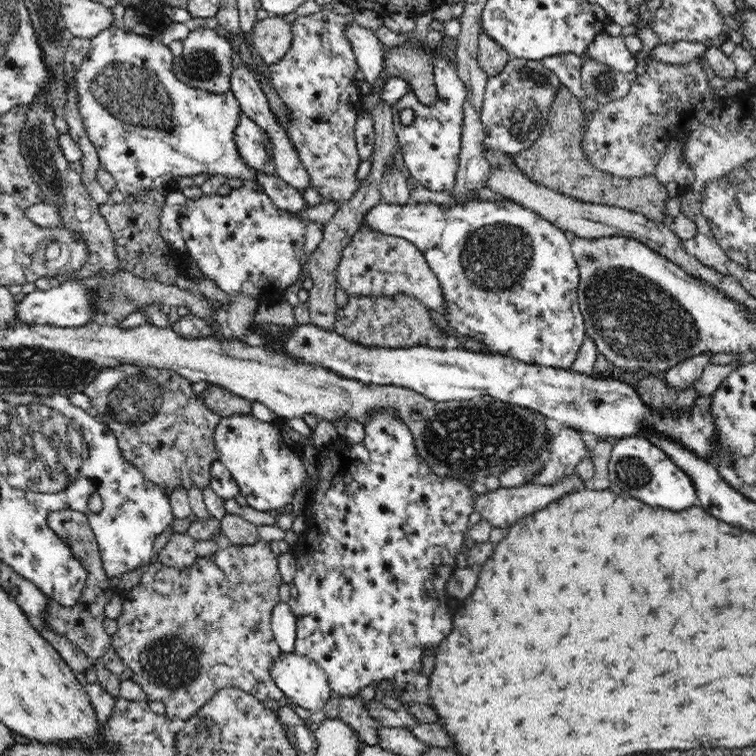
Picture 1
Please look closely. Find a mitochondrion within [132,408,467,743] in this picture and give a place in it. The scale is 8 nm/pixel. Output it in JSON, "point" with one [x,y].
{"point":[172,664]}

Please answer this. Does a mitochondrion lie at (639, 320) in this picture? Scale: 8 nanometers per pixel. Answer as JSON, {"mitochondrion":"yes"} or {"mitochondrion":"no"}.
{"mitochondrion":"yes"}

